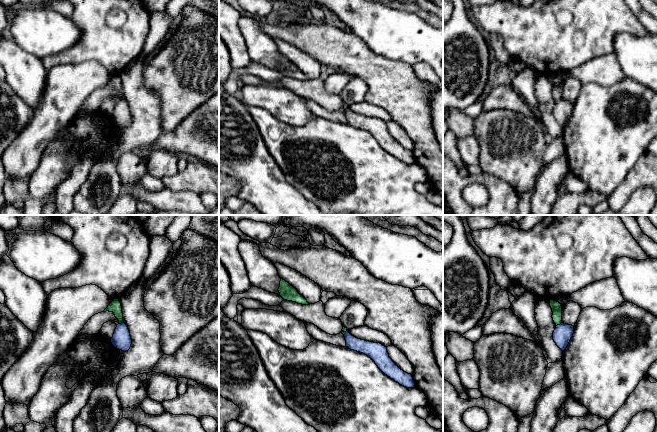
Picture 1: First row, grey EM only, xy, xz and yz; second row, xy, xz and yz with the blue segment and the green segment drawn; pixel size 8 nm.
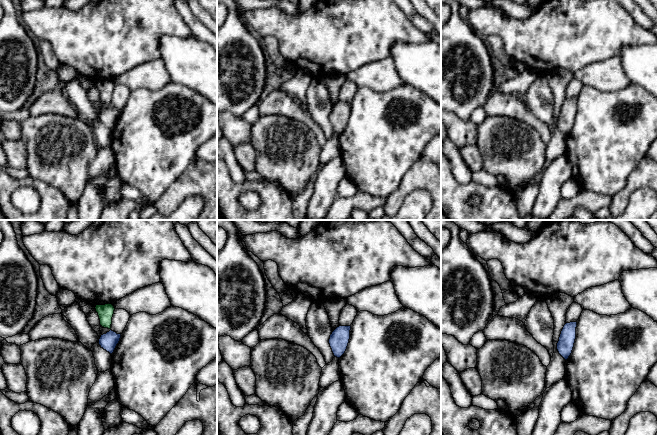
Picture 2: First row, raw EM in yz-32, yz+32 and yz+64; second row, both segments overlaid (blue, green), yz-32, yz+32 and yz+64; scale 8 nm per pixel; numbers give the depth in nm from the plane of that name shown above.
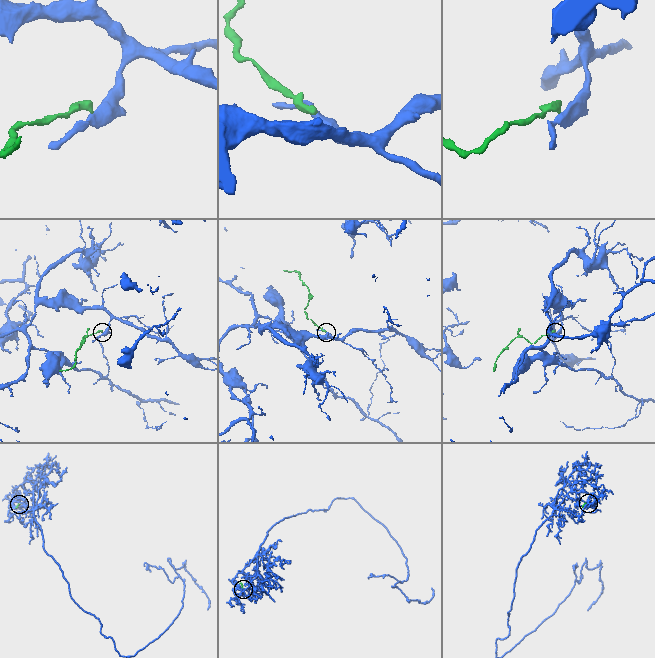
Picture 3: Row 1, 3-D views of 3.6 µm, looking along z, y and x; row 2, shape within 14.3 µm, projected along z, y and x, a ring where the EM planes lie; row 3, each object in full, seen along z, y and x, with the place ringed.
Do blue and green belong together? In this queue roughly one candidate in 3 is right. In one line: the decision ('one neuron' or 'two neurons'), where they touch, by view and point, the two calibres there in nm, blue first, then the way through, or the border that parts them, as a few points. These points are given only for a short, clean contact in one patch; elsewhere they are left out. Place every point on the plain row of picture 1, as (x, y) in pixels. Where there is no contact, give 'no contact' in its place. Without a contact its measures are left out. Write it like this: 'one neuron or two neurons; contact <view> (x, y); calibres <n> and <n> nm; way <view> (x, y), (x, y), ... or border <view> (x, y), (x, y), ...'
two neurons; contact yz (558, 101); calibres 150 and 90 nm; border yz (561, 98), (556, 102)

